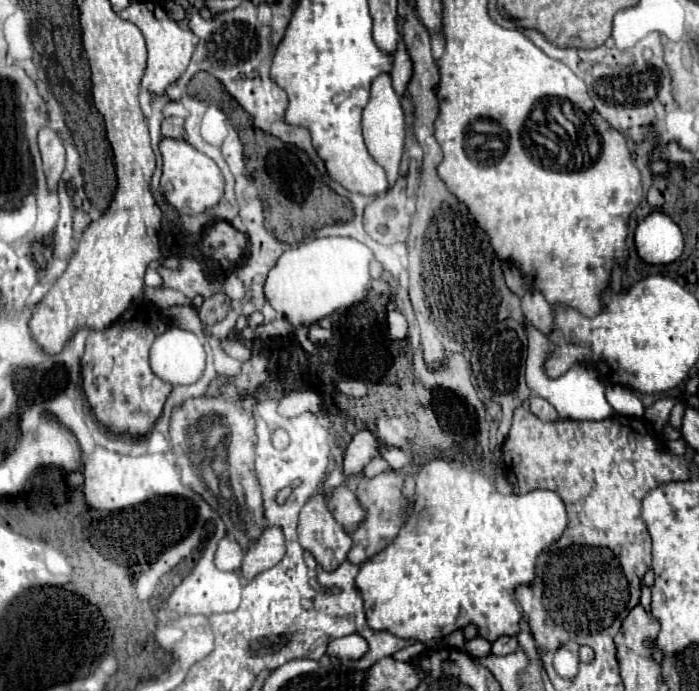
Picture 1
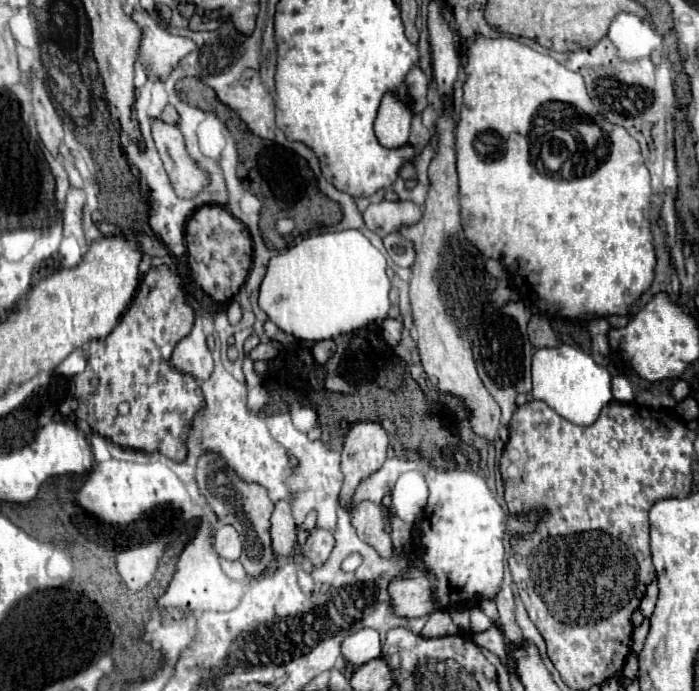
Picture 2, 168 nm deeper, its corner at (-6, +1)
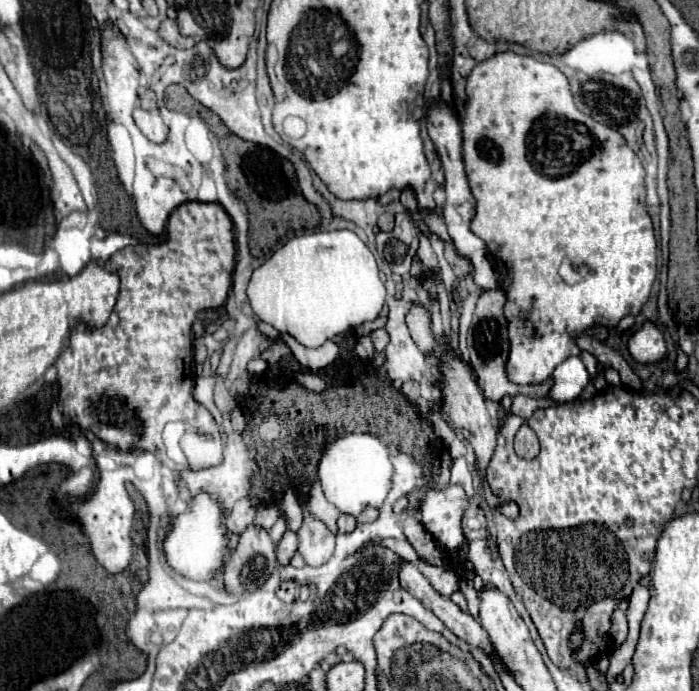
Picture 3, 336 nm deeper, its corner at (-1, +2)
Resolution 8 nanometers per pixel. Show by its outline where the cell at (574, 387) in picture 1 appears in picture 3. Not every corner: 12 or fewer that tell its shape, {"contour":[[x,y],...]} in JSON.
{"contour":[[579,356],[561,362],[553,372],[549,398],[575,400],[589,384]]}

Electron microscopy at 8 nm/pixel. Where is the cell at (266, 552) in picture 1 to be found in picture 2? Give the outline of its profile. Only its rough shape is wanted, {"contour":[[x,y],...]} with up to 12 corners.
{"contour":[[276,503],[270,521],[274,555],[290,555],[296,523],[290,505]]}

